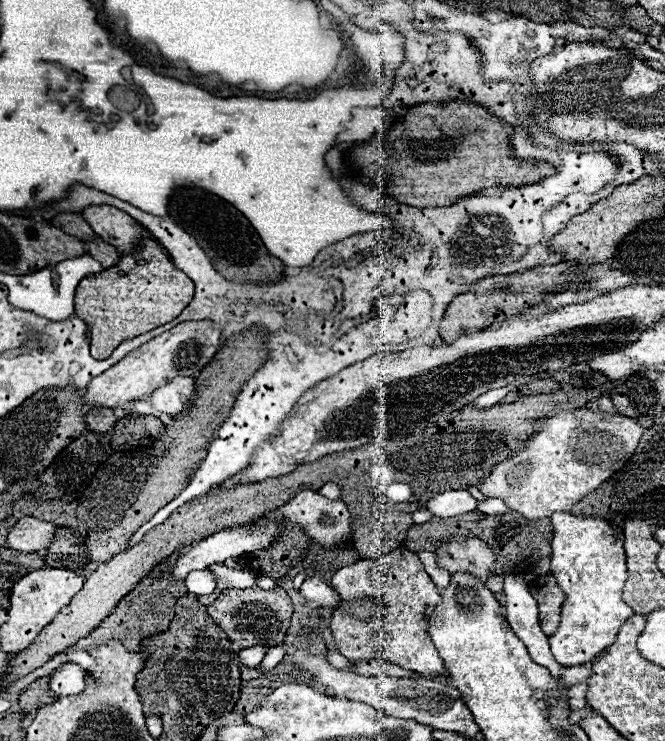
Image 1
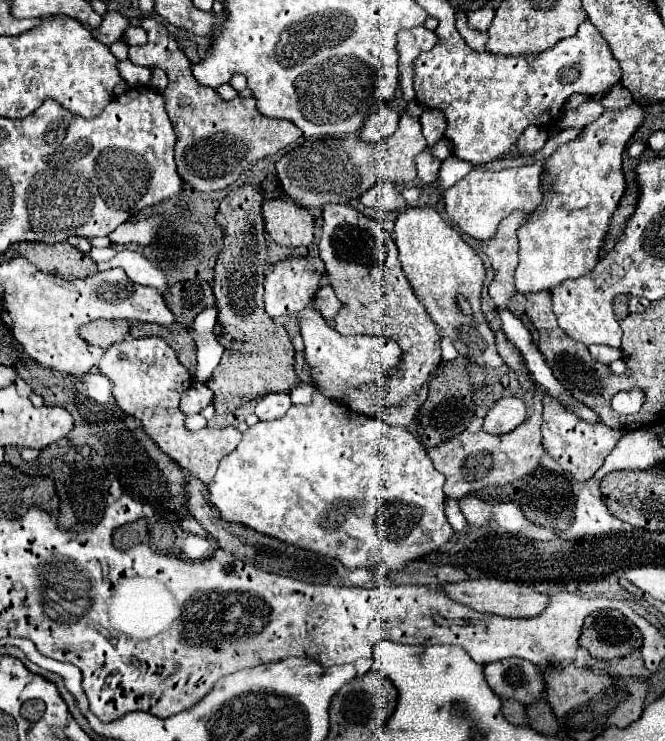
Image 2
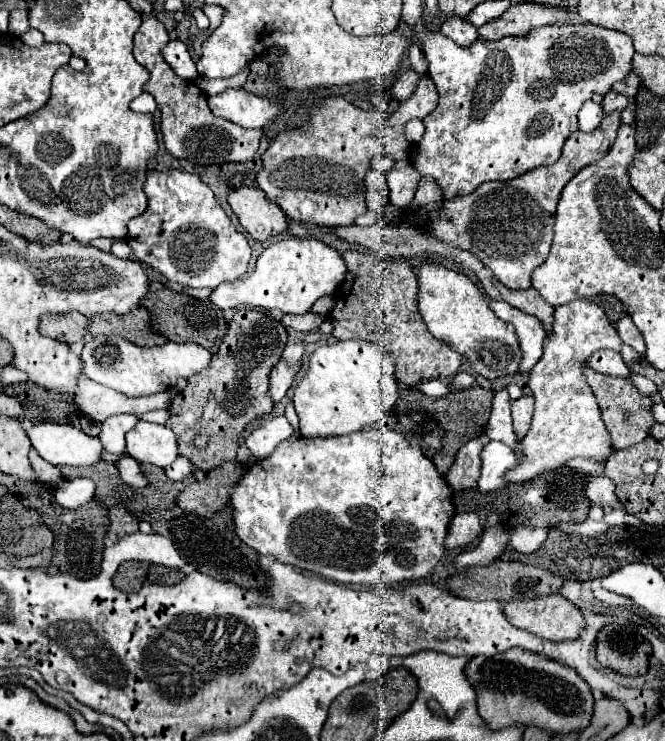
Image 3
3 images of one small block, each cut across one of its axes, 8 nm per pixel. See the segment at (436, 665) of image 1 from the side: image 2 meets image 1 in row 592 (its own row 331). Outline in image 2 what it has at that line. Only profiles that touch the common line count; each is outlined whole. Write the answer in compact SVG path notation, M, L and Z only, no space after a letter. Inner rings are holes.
M344 204L324 206L324 228L320 236L320 258L324 262L330 286L342 302L340 312L334 316L340 334L376 334L388 336L404 350L402 362L394 376L382 384L366 384L352 390L348 408L366 416L382 416L386 408L406 402L412 392L418 392L442 362L440 332L430 320L428 312L412 292L398 260L398 248L392 234L386 232L376 220L370 220L358 210Z

